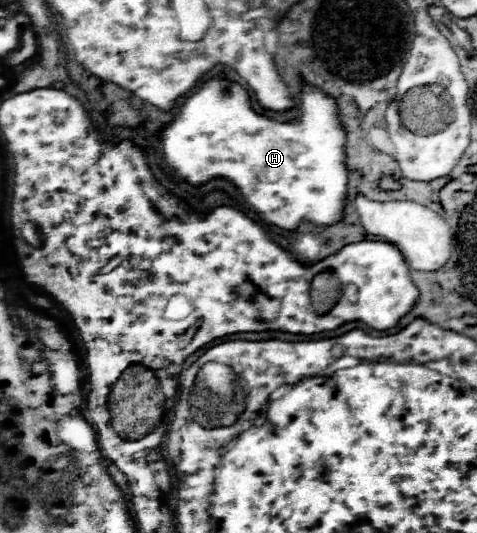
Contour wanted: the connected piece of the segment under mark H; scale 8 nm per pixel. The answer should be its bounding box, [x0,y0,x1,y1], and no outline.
[161,76,347,230]

